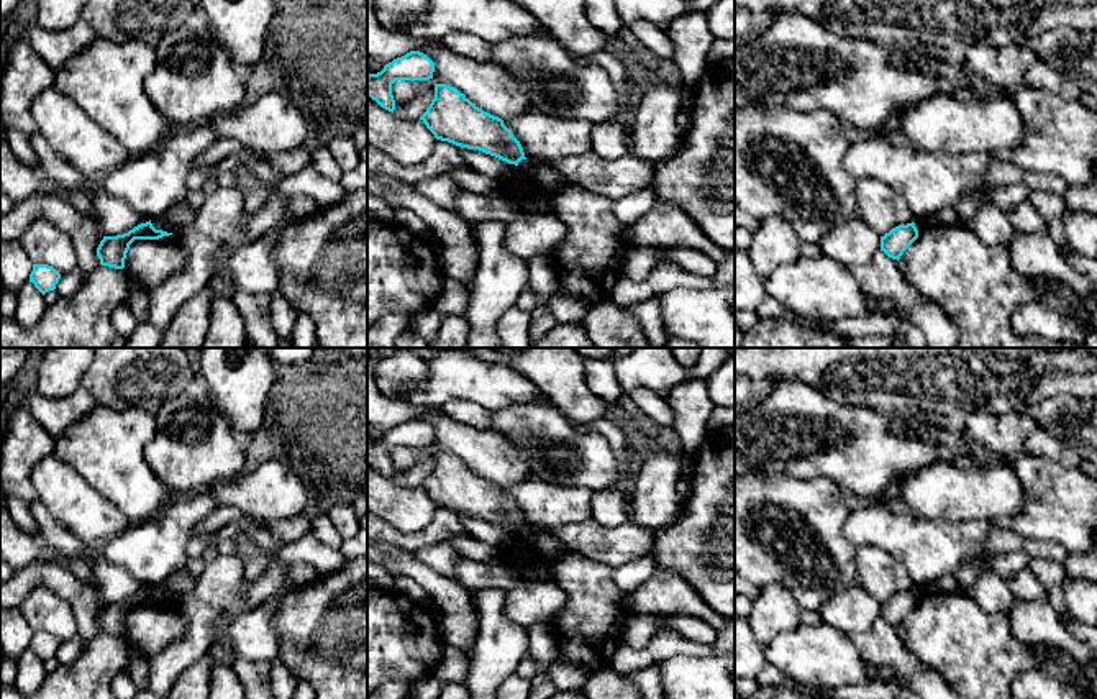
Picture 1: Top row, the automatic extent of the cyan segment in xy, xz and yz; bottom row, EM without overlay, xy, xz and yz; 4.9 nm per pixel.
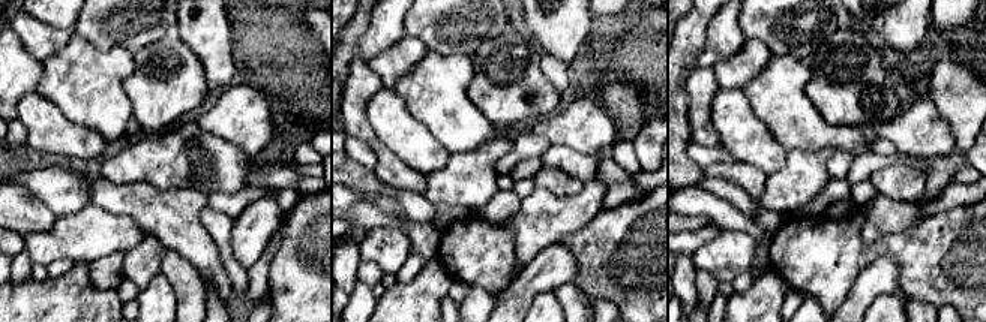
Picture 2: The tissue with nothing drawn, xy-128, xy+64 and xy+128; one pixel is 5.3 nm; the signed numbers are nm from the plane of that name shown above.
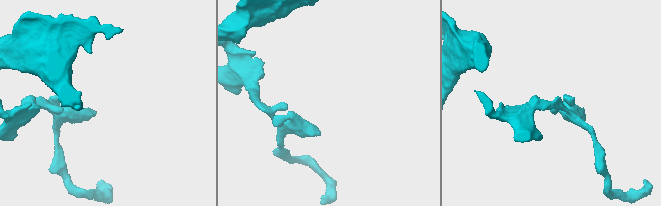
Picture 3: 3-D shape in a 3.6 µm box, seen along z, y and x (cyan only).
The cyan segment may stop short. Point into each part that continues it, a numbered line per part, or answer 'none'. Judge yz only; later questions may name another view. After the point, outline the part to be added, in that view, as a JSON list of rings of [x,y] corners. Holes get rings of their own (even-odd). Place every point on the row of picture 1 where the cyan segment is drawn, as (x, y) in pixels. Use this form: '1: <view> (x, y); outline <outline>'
none

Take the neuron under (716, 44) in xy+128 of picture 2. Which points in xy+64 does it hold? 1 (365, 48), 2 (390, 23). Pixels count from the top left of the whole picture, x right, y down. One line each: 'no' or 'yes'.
1: yes
2: yes

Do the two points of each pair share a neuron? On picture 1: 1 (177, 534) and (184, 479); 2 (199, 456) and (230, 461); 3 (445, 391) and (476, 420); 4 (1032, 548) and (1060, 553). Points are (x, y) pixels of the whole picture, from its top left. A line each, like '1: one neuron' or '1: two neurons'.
1: two neurons
2: one neuron
3: two neurons
4: one neuron

